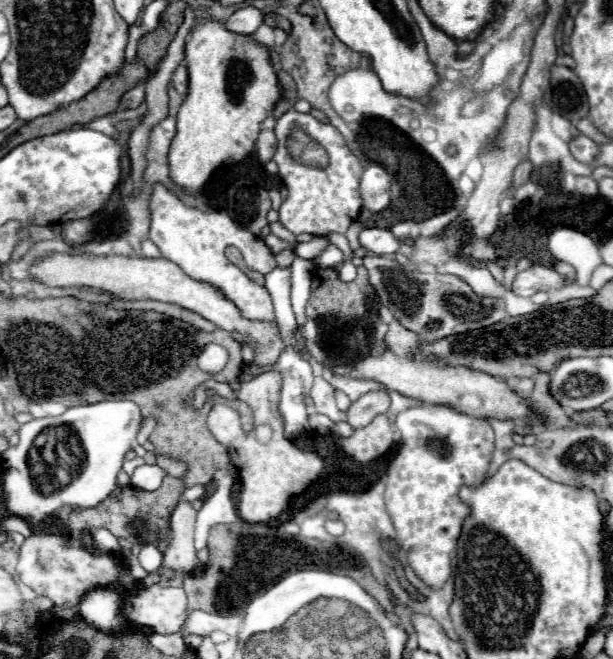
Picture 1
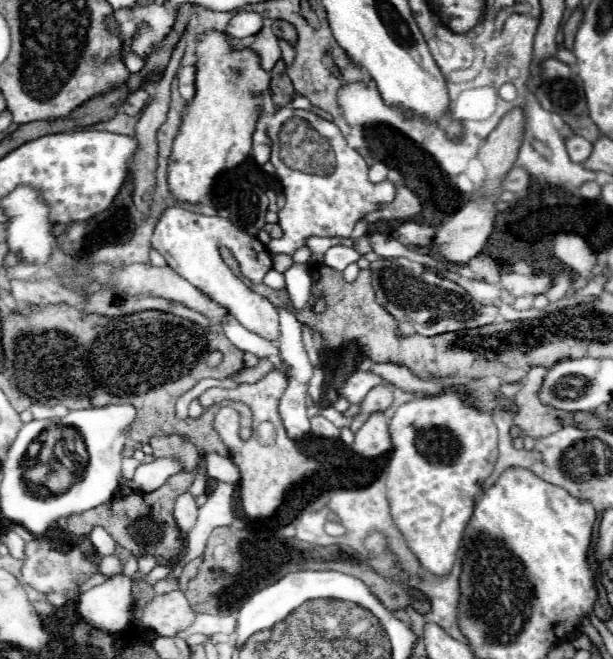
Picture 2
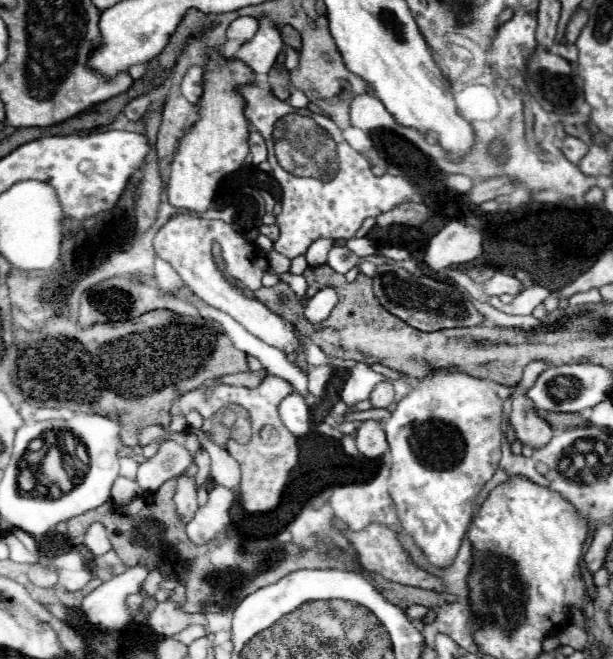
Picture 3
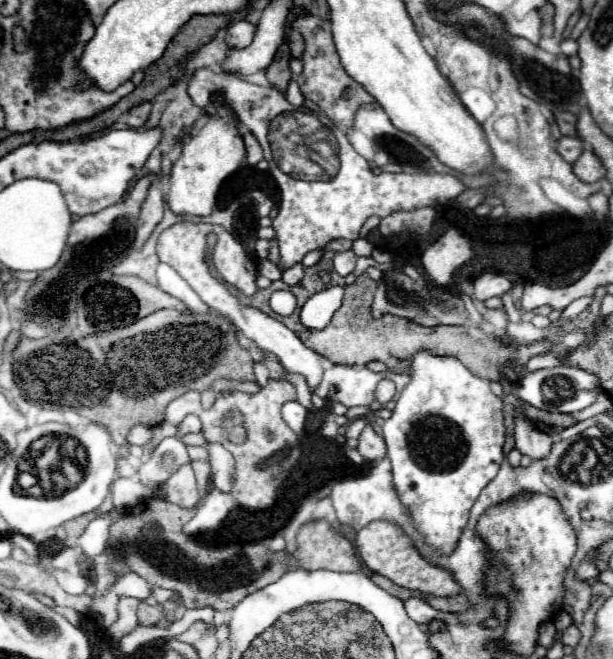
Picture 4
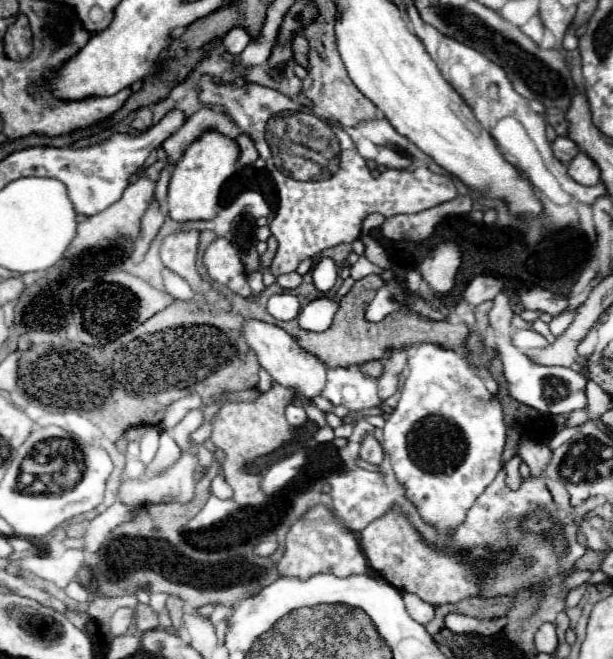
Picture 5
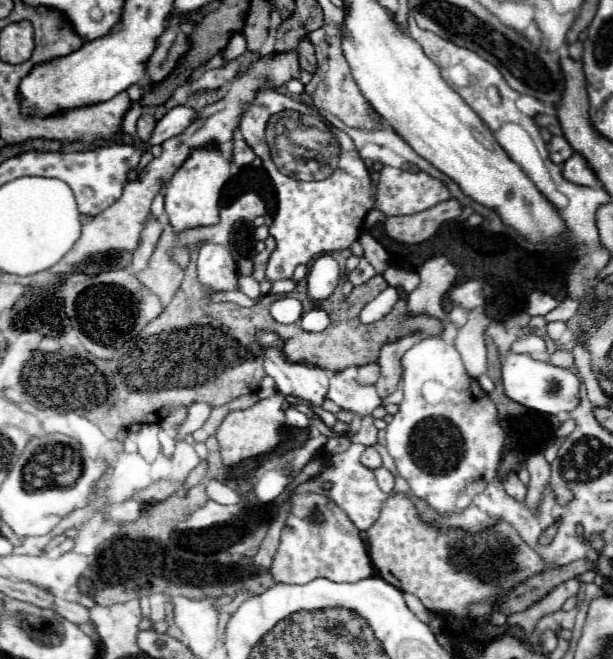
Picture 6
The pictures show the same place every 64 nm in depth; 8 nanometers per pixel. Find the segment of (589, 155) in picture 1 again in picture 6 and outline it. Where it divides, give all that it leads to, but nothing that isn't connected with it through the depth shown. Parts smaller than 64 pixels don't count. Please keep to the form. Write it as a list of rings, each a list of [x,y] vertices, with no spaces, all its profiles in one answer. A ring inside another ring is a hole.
[[[552,136],[550,144],[548,144],[548,150],[550,150],[550,160],[554,164],[564,164],[574,154],[570,144],[562,136]]]

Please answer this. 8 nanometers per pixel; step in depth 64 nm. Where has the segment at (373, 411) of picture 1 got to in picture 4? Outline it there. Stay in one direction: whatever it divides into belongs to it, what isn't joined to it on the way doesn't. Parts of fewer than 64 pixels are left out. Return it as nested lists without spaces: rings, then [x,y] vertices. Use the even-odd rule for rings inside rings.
[[[388,378],[382,380],[382,382],[378,384],[378,388],[376,388],[376,400],[378,400],[380,404],[386,404],[388,400],[392,400],[394,394],[396,394],[396,386],[394,386],[394,382],[388,380]]]

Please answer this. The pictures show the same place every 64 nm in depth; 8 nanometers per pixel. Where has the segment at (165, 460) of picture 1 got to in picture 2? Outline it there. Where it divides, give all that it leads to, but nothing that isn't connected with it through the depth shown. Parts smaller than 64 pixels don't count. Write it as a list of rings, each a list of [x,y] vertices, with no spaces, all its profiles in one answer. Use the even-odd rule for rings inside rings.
[[[158,432],[158,434],[154,434],[150,438],[148,444],[152,446],[156,458],[164,456],[164,454],[166,456],[178,456],[178,458],[182,458],[182,462],[184,462],[184,466],[188,470],[198,464],[198,450],[196,450],[196,446],[192,442],[188,442],[188,440],[184,440],[178,434]]]

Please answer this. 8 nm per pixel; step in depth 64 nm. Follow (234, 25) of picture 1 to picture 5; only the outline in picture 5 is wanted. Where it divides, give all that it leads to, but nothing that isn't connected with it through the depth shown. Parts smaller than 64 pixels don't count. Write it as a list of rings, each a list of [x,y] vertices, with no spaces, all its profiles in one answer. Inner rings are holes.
[[[232,28],[226,36],[224,36],[224,48],[228,54],[232,56],[238,56],[248,44],[250,44],[250,36],[244,28]]]

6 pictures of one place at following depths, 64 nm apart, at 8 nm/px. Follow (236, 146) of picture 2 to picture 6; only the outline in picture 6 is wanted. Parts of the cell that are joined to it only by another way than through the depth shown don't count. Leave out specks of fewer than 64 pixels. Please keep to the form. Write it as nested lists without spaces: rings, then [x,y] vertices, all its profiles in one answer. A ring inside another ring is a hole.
[[[198,148],[188,160],[176,170],[172,180],[164,186],[164,206],[166,216],[176,234],[188,228],[212,226],[220,222],[220,193],[226,180],[230,178],[230,160],[222,156],[218,148]]]

